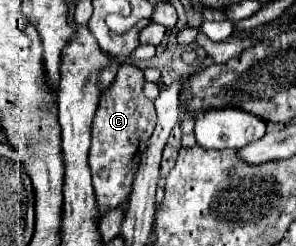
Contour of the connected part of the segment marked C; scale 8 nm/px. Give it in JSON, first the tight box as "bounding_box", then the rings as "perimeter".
{"bounding_box":[88,64,156,216],"perimeter":[[[128,64],[120,66],[120,72],[116,74],[116,84],[112,84],[108,92],[104,92],[96,108],[88,164],[92,170],[92,184],[100,216],[126,200],[128,188],[132,186],[132,176],[136,174],[136,164],[140,164],[146,140],[152,136],[152,128],[156,126],[154,102],[144,96],[142,84],[144,84],[142,70]]]}

